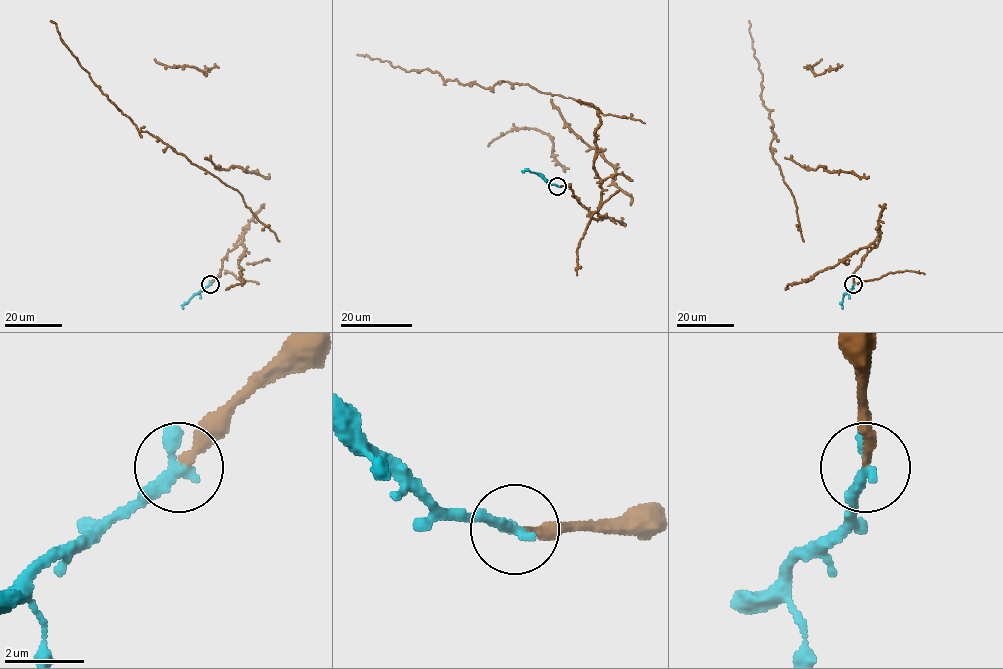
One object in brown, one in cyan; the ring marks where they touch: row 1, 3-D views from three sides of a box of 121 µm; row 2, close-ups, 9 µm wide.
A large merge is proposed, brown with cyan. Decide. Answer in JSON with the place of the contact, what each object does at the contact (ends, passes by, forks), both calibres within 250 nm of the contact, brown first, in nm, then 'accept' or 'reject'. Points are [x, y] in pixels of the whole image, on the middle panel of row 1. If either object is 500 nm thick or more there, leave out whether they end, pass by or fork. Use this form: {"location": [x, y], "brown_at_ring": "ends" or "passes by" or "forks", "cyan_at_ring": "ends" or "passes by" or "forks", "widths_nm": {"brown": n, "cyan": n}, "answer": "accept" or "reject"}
{"location": [557, 186], "brown_at_ring": "ends", "cyan_at_ring": "ends", "widths_nm": {"brown": 190, "cyan": 400}, "answer": "accept"}

